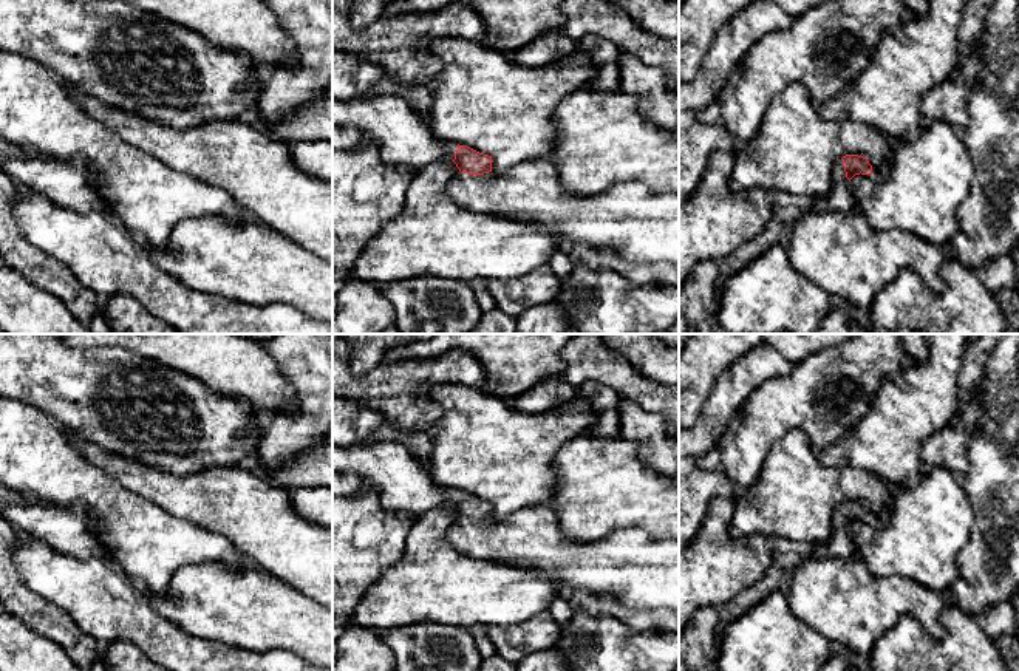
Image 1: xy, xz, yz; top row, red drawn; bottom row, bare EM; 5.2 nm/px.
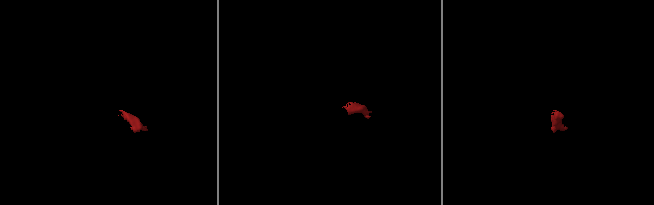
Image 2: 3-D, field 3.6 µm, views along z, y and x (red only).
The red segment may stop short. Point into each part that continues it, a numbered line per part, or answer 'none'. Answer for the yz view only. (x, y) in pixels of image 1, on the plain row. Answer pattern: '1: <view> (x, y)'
1: yz (880, 520)
2: yz (840, 544)

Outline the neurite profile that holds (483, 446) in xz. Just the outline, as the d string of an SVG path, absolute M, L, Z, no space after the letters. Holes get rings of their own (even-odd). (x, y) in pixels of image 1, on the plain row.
M441 385L430 402L442 410L436 422L425 467L431 479L445 487L467 492L492 504L492 518L506 519L513 512L549 504L557 490L554 468L557 453L572 439L589 436L598 428L598 413L584 397L533 414L516 411L510 400L492 396L476 387Z

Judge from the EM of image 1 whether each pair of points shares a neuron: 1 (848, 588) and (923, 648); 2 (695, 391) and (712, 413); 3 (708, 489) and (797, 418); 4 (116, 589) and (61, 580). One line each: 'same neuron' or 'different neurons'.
1: different neurons
2: different neurons
3: different neurons
4: same neuron

